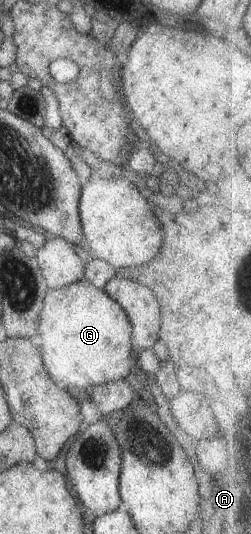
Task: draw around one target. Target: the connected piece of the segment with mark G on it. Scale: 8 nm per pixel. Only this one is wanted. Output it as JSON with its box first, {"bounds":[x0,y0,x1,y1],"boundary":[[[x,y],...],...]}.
{"bounds":[38,278,138,390],"boundary":[[[85,278],[58,289],[46,289],[38,322],[39,350],[47,374],[61,388],[87,390],[112,380],[129,379],[131,366],[138,363],[130,341],[131,331],[129,319],[119,304]]]}

